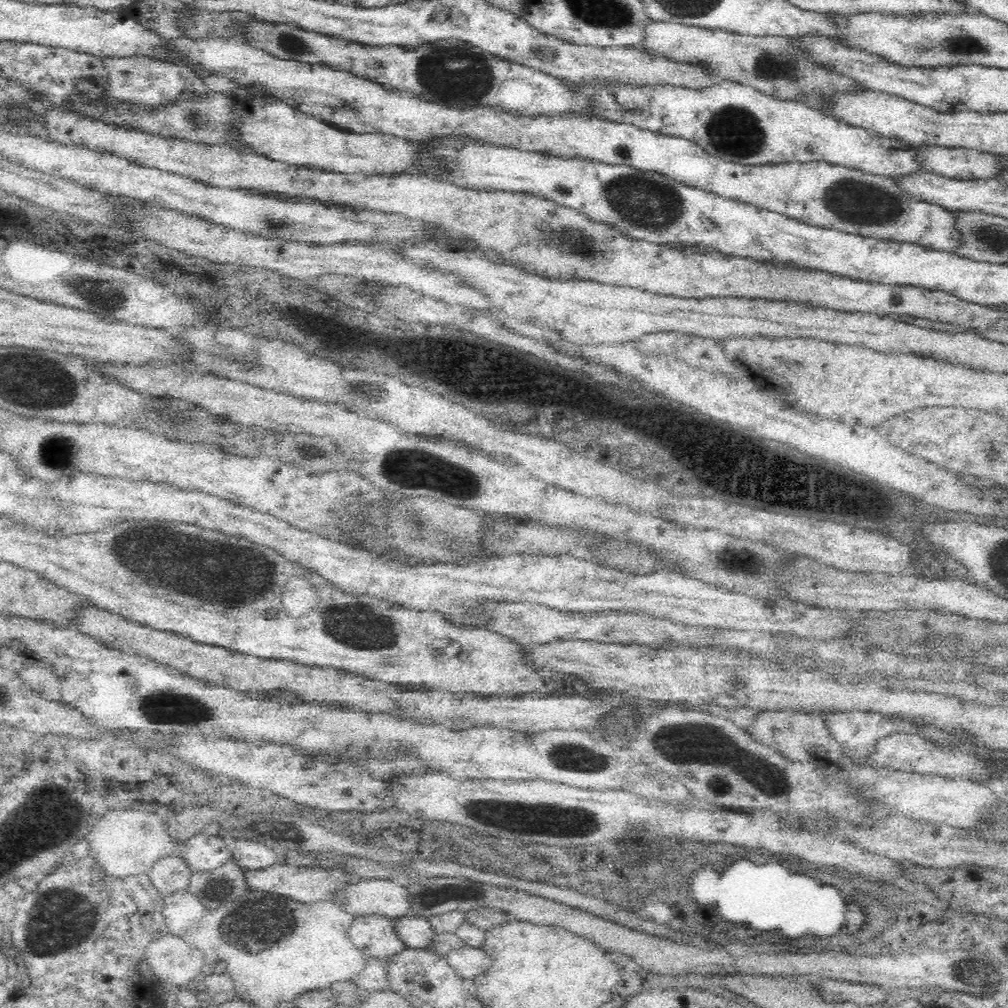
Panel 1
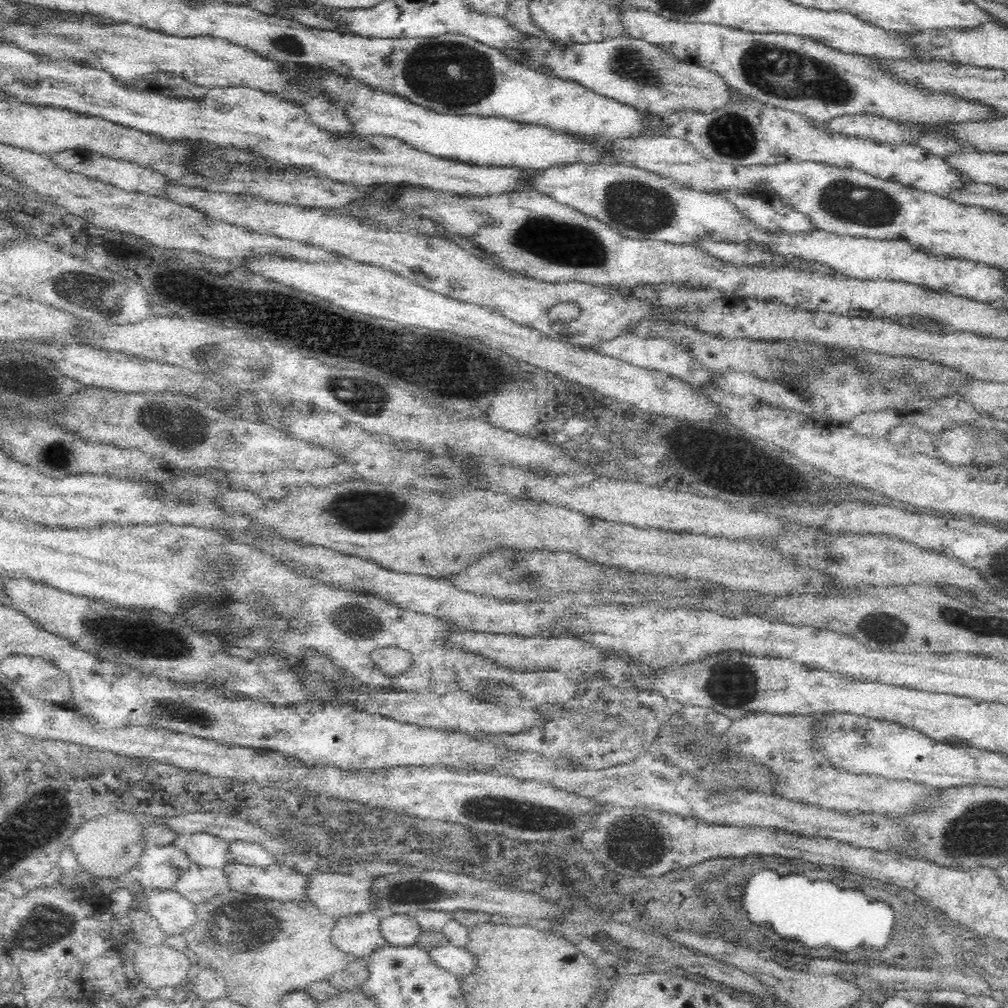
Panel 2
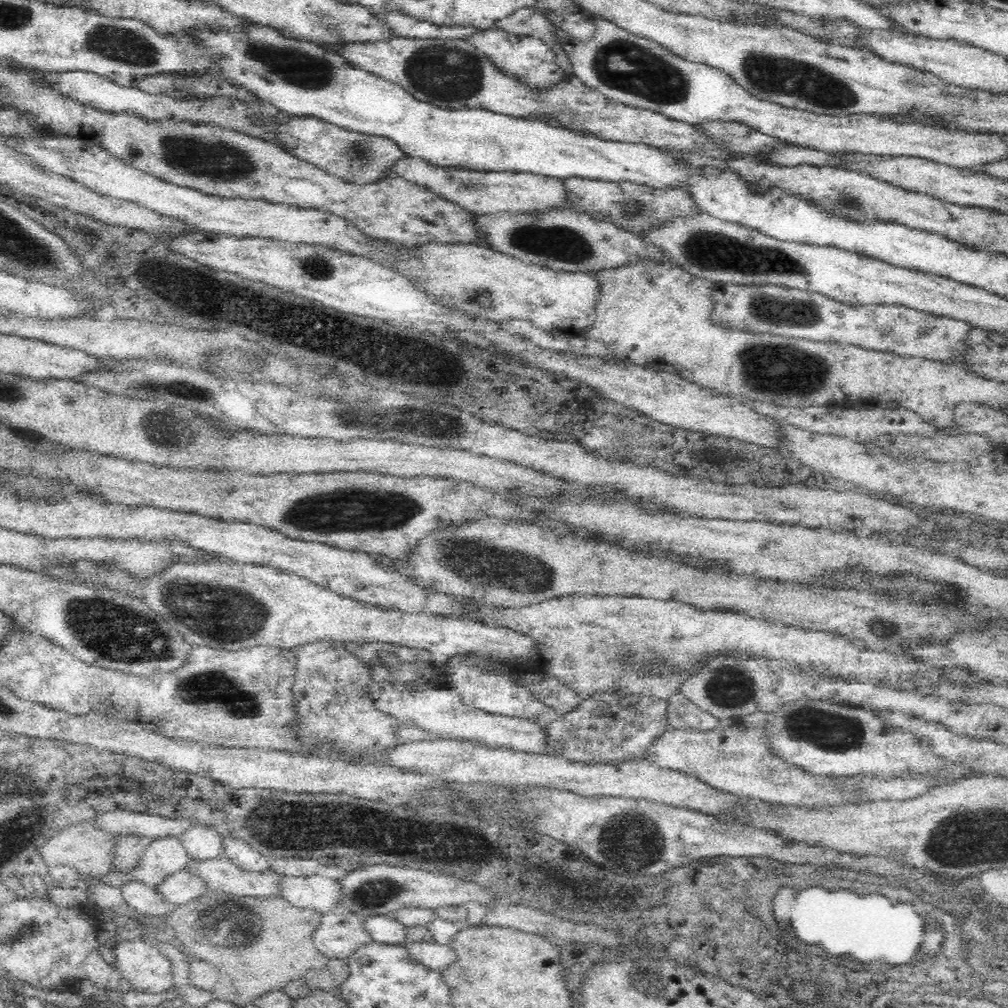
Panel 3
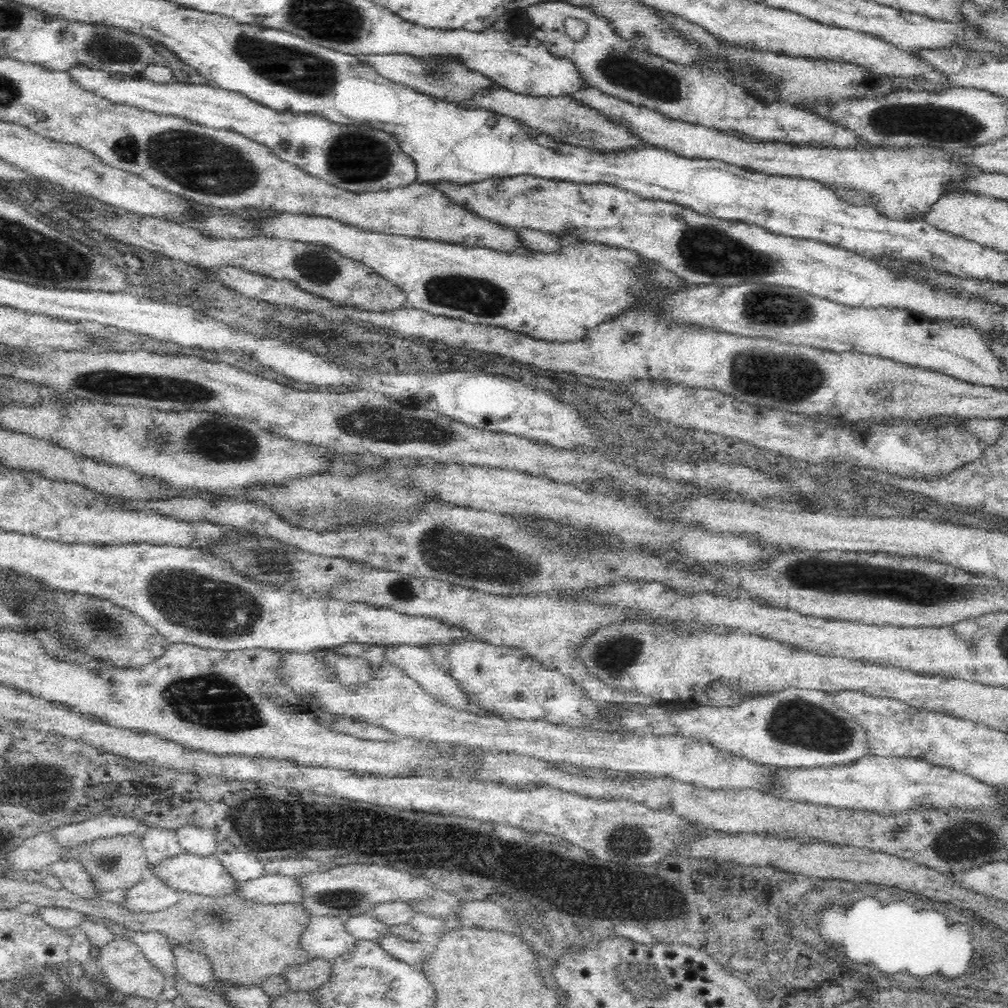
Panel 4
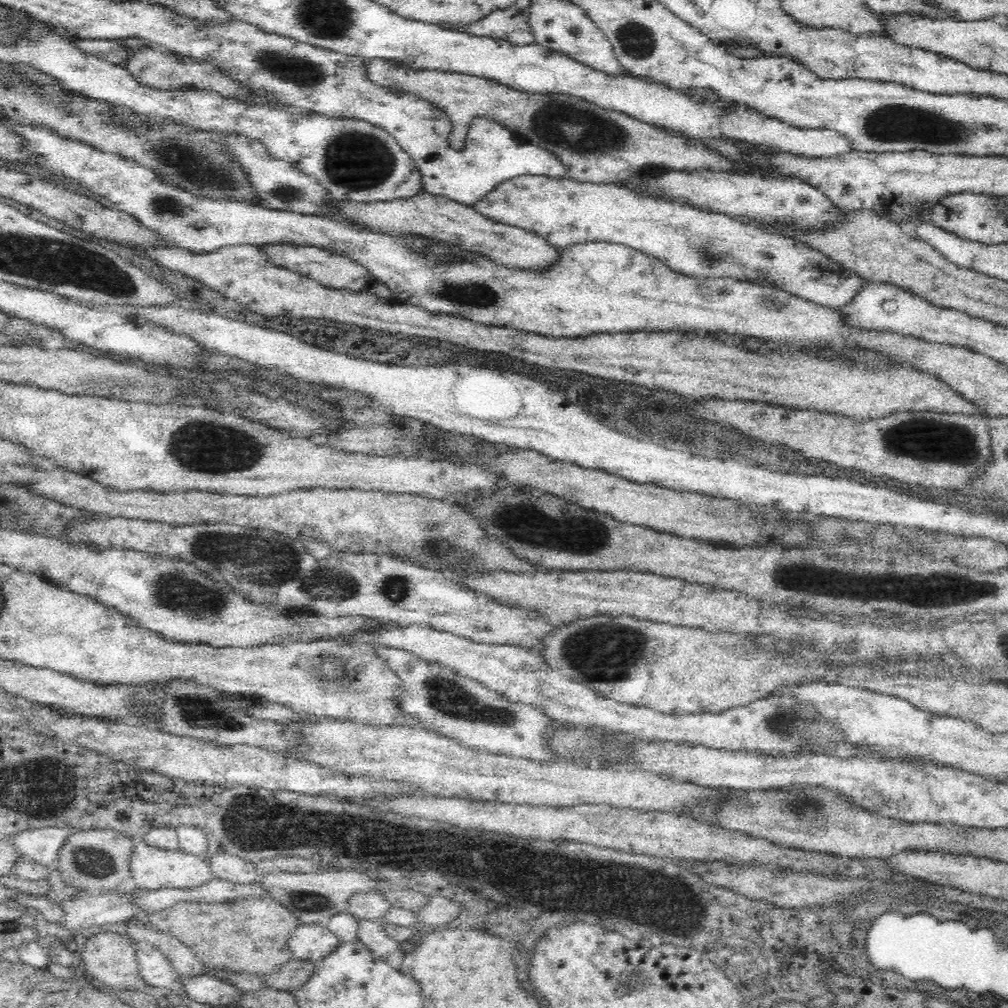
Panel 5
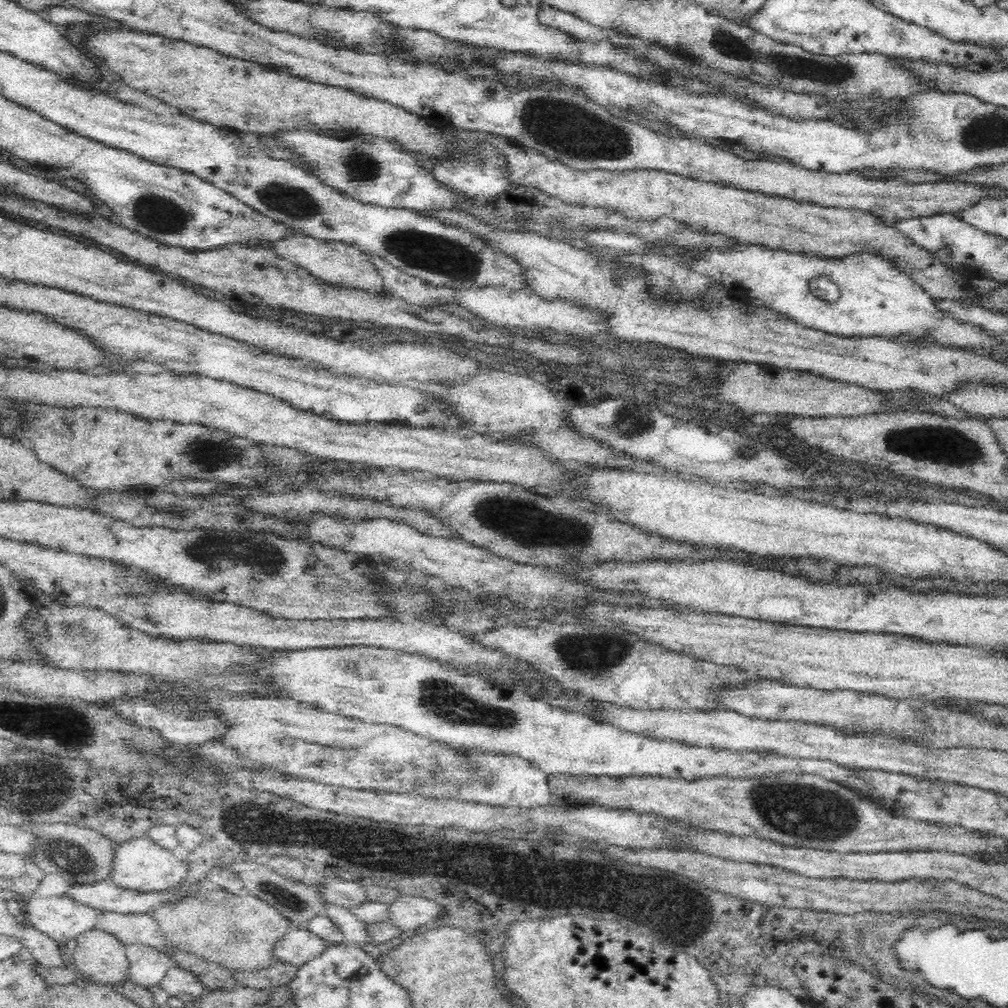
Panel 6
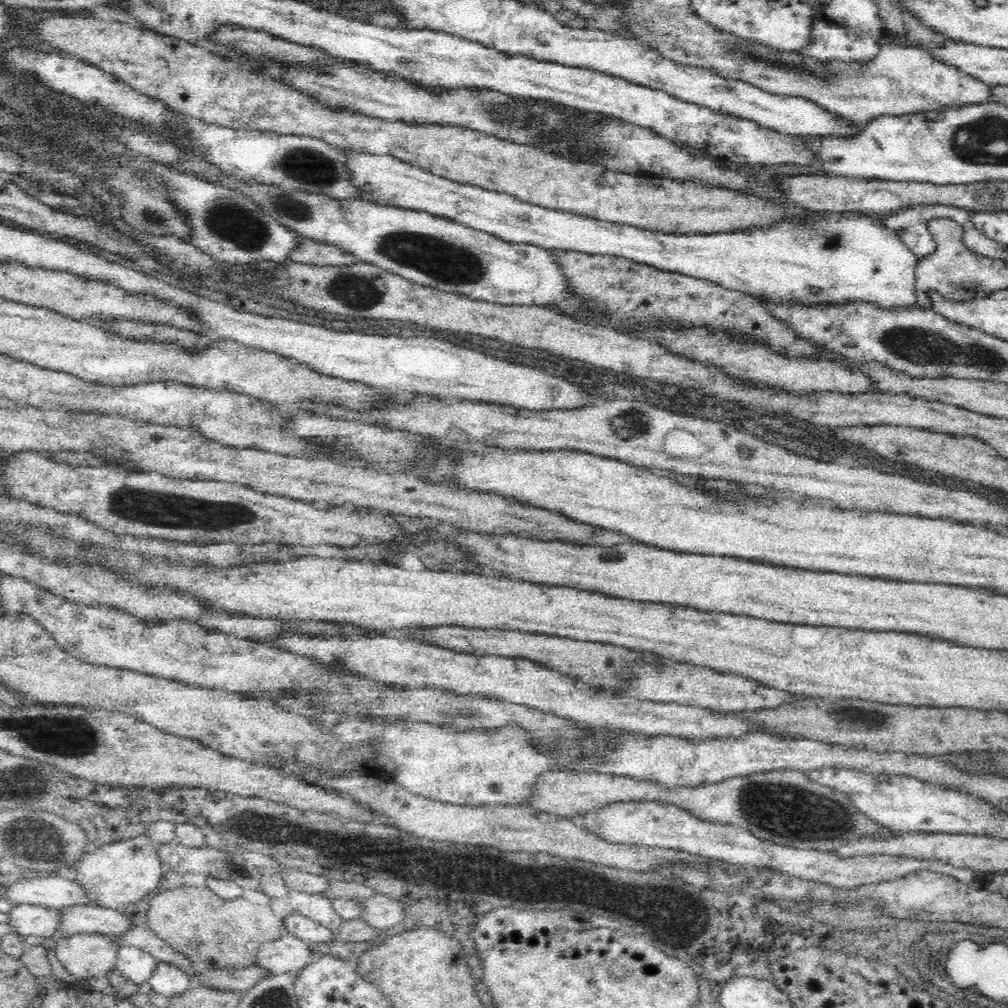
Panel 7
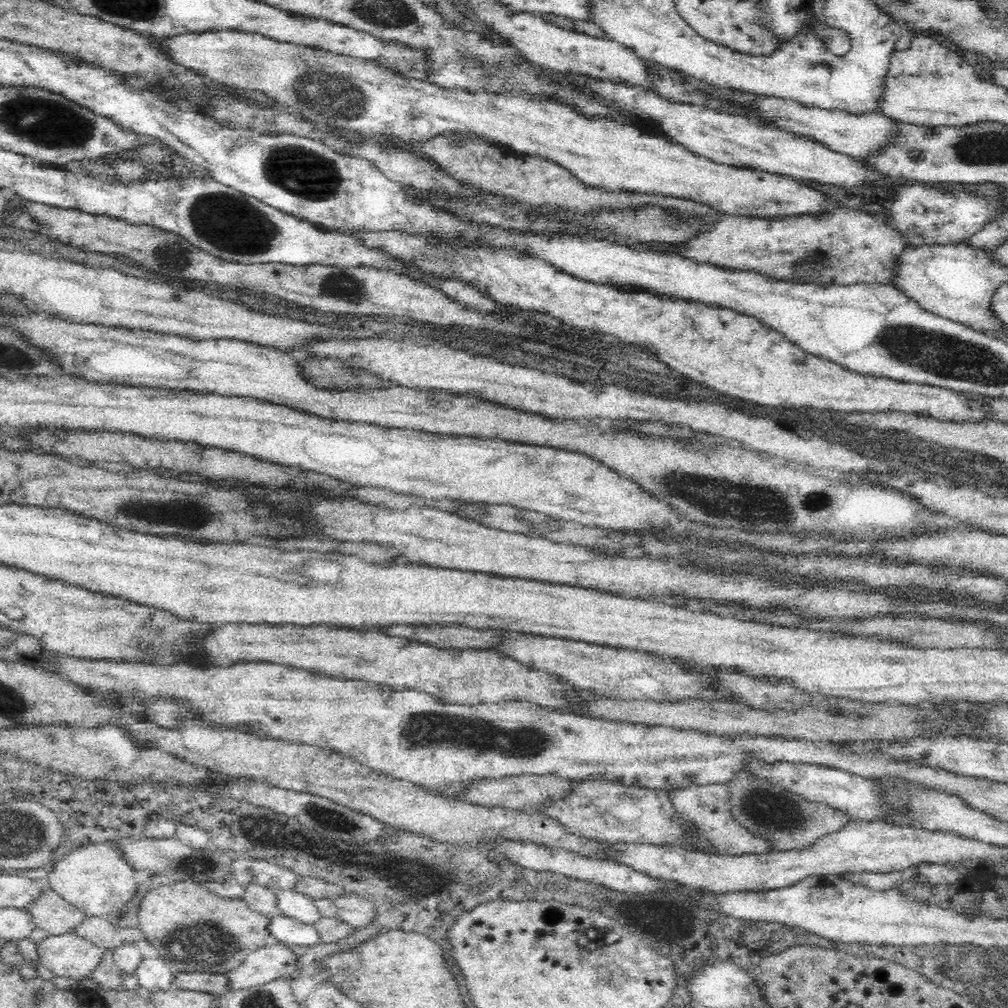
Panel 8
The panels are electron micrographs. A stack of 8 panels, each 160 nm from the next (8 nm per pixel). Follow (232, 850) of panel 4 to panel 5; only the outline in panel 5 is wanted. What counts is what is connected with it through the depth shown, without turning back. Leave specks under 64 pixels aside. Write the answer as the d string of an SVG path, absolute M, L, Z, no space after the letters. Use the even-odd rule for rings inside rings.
M217 852L208 861L212 865L214 876L230 882L250 882L259 878L254 868L255 862L248 862L246 859L228 852Z

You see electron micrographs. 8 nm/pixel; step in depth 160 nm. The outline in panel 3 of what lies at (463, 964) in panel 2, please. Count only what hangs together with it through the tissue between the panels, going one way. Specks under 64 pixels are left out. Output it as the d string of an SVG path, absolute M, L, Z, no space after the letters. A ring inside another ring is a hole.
M405 942L404 946L410 949L416 961L434 970L444 971L448 966L458 962L458 954L450 945L436 942Z

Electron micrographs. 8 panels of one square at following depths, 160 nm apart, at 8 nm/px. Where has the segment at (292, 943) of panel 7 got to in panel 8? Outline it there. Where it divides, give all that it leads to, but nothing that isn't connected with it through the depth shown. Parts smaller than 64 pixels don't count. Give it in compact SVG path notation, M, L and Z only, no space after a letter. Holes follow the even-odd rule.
M282 941L251 952L238 968L228 971L231 990L257 987L278 977L292 975L298 968L299 952Z

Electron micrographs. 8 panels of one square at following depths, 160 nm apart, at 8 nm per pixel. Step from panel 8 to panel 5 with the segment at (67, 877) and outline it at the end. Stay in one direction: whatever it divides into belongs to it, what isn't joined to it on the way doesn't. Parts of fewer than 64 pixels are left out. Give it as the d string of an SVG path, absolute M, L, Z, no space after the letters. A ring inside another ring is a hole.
M136 843L136 852L130 860L130 885L146 889L185 888L197 889L198 886L208 884L214 880L214 871L211 863L201 856L191 855L182 850L162 850L152 848L146 843Z

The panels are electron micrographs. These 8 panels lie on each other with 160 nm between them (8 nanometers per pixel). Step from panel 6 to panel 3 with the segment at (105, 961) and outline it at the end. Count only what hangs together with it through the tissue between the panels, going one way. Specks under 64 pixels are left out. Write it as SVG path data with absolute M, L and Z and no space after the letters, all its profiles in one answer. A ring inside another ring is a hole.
M141 938L118 940L113 953L116 969L134 990L158 994L174 985L172 963Z

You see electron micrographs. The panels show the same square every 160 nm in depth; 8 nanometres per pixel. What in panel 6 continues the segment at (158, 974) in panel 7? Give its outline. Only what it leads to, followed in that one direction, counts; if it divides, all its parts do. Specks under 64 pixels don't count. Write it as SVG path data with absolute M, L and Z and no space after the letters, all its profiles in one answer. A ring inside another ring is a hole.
M172 966L160 982L169 996L176 996L185 1002L196 1002L208 989L194 973L182 967Z

